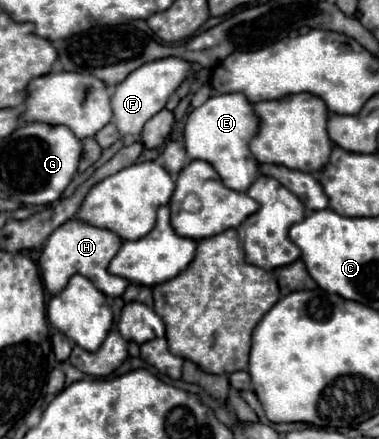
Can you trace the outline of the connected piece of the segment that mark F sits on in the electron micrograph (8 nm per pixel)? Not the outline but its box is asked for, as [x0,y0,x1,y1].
[112,57,192,135]

